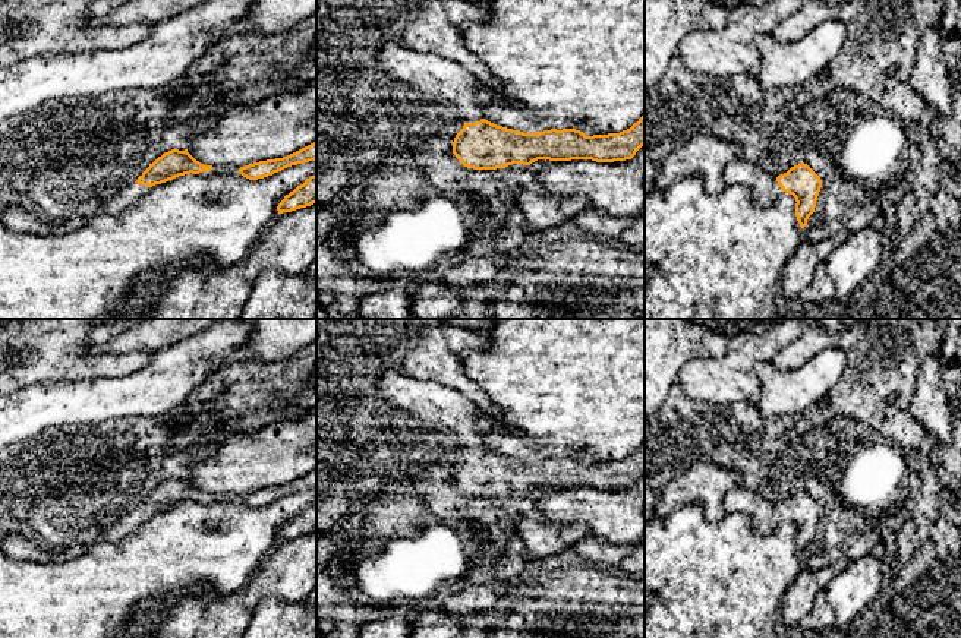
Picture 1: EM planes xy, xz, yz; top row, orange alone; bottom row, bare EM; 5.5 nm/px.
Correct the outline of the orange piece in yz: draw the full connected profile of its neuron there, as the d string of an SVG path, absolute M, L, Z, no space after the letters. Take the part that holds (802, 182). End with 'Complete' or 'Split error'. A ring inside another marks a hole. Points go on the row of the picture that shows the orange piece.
M743 158L734 160L724 168L724 183L747 187L752 202L757 206L773 203L782 192L793 195L797 202L795 217L801 228L807 225L809 217L815 212L822 187L820 177L804 162L775 179Z. Split error

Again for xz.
M401 44L382 45L376 53L376 69L459 108L464 126L454 138L453 154L467 168L497 170L530 165L538 160L626 161L645 145L645 114L627 130L593 136L576 129L523 133L497 126L483 119L483 110L476 104L482 89L479 78L457 63Z. Split error

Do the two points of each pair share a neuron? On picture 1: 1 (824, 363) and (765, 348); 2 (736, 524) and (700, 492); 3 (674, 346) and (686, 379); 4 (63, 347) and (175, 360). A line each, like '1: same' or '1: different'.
1: different
2: different
3: different
4: different

